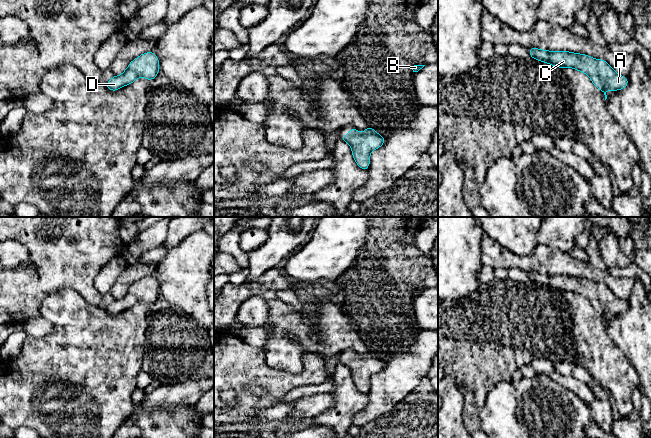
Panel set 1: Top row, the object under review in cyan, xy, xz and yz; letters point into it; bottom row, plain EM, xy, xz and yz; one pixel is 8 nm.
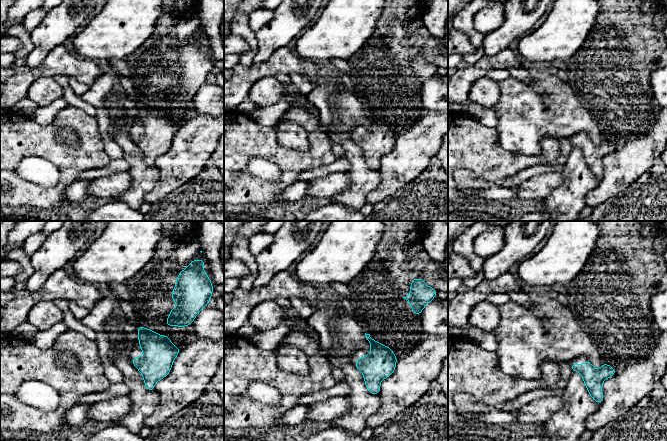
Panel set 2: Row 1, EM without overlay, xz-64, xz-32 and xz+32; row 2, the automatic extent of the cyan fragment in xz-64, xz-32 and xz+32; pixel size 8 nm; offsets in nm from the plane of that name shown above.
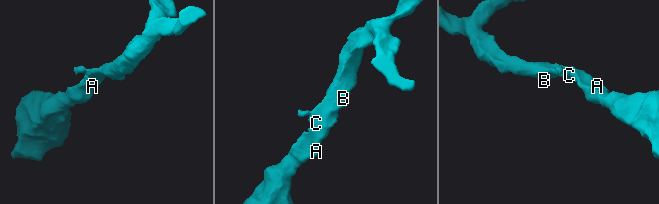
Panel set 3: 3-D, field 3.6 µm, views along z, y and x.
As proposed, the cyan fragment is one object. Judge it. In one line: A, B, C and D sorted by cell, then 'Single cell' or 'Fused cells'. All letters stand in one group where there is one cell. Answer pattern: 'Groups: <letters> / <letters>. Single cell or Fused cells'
Groups: A B C D. Single cell

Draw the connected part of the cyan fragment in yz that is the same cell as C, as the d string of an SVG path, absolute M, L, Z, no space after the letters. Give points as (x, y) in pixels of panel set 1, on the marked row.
M529 48L531 58L546 62L555 67L570 67L589 76L593 84L600 89L607 99L608 90L621 90L628 85L627 77L616 73L606 60L594 59L585 54L568 51L547 51Z

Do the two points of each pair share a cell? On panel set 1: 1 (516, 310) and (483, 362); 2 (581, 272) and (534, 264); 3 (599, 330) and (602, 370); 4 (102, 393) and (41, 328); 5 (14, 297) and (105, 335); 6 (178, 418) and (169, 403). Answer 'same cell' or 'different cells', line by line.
1: same cell
2: same cell
3: same cell
4: different cells
5: different cells
6: different cells

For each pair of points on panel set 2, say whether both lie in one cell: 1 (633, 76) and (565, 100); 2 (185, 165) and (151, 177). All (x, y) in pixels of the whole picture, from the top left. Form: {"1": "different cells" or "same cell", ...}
{"1": "different cells", "2": "different cells"}

